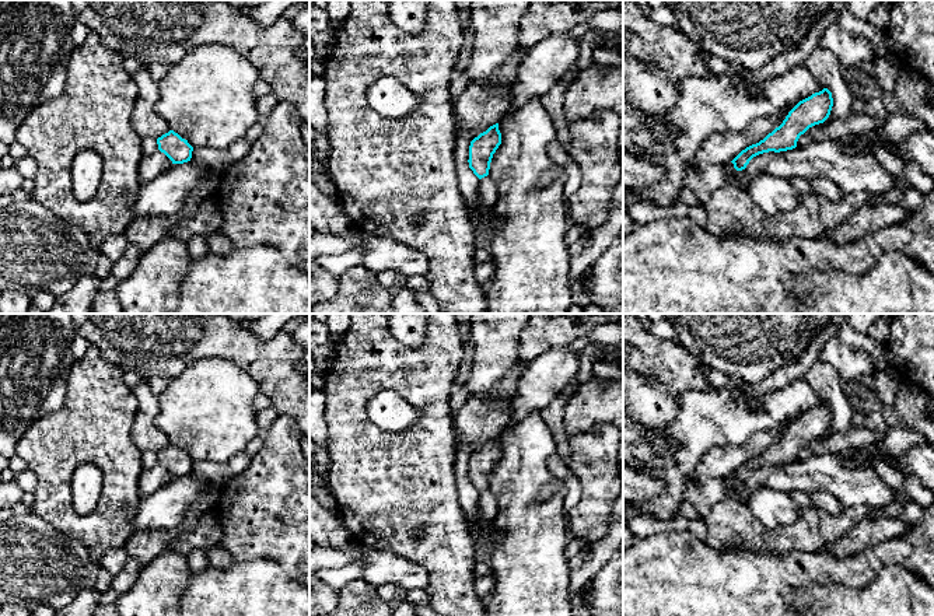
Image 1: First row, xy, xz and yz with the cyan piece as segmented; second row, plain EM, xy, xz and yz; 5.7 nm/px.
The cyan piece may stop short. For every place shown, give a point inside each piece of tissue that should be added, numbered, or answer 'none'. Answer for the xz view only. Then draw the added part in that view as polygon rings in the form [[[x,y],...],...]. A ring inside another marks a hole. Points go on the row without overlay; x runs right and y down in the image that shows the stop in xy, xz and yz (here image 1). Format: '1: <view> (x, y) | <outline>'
none

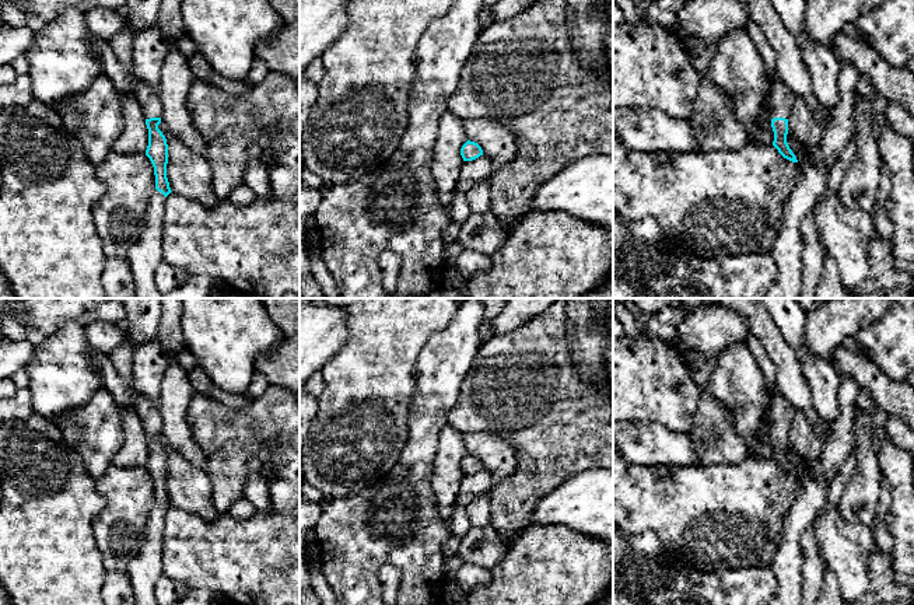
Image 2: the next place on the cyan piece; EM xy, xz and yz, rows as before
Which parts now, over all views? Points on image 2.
1: yz (783, 413) | [[[775,388],[771,391],[771,433],[788,433],[795,416],[795,410]]]

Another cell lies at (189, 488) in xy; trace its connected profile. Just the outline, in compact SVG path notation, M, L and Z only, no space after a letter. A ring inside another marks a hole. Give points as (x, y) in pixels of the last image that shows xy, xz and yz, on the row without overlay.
M162 436L158 443L168 458L167 492L171 504L206 521L218 520L221 513L213 504L211 482L206 471L181 457Z

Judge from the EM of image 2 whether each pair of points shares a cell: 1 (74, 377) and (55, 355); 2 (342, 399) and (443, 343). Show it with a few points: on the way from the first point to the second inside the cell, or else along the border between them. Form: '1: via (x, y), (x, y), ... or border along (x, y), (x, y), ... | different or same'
1: via (69, 371), (60, 360) | same
2: border along (440, 331), (430, 336), (419, 355), (415, 388) | different

